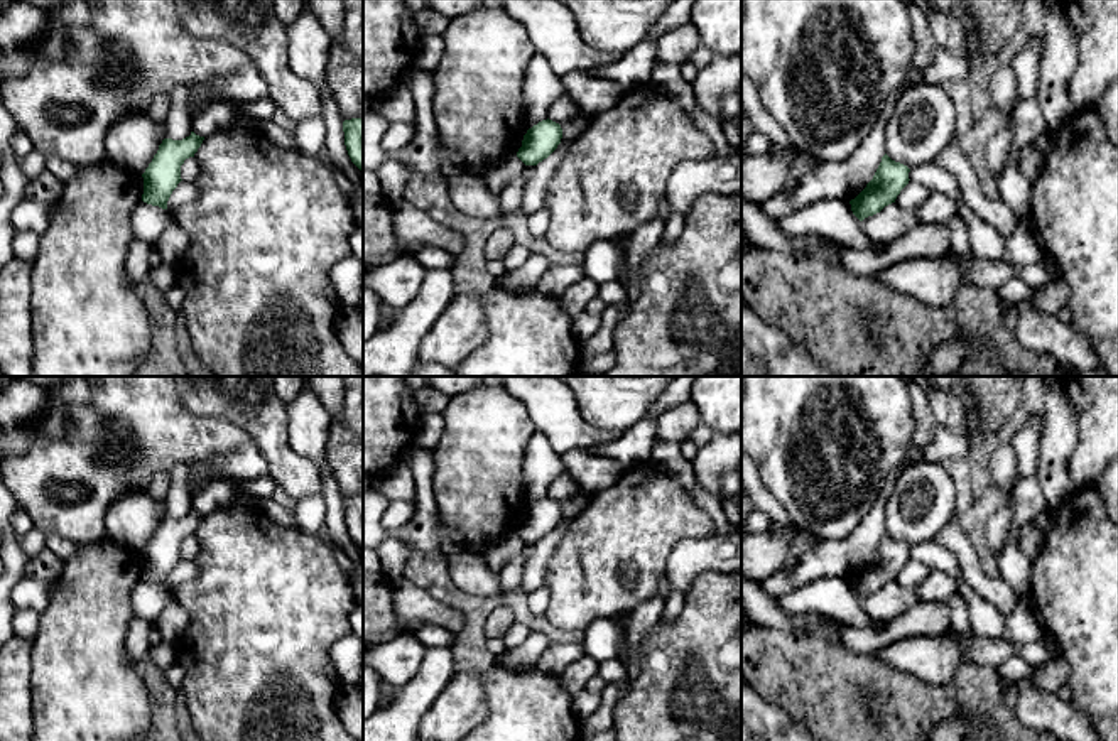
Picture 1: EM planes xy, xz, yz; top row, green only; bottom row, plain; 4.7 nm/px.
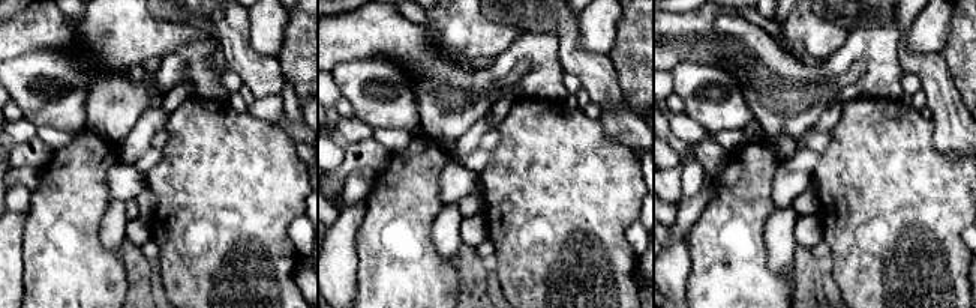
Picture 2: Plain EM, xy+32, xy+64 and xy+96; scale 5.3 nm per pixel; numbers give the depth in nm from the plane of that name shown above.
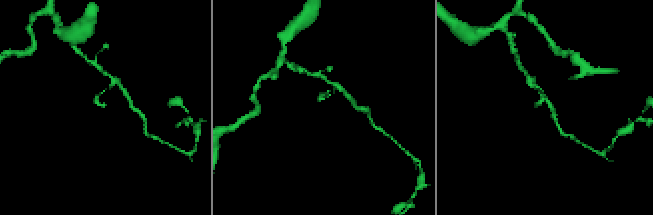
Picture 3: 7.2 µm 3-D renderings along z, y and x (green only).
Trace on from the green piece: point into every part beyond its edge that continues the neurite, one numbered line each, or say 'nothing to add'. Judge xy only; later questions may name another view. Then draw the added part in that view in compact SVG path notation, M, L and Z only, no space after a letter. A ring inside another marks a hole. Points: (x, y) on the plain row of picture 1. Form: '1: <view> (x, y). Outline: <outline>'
nothing to add

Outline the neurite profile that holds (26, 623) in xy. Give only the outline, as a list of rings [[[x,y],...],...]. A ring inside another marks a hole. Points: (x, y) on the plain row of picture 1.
[[[15,609],[12,618],[14,635],[34,640],[41,625],[41,613],[34,609]]]

